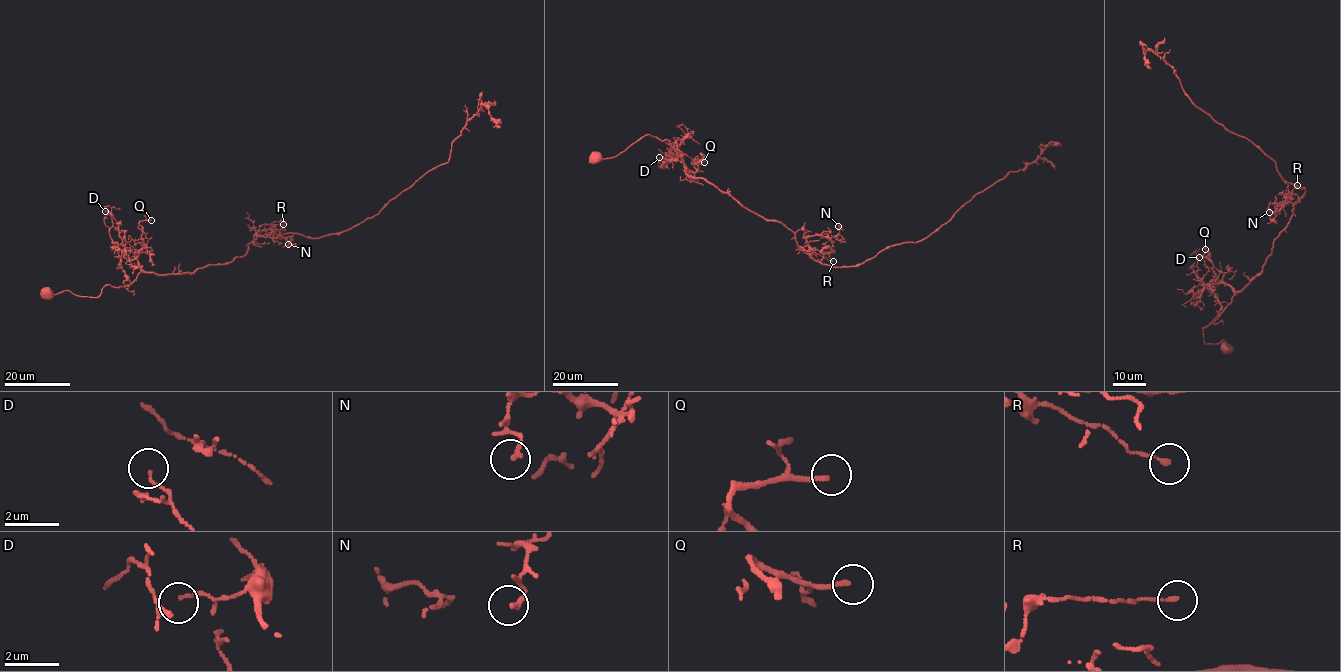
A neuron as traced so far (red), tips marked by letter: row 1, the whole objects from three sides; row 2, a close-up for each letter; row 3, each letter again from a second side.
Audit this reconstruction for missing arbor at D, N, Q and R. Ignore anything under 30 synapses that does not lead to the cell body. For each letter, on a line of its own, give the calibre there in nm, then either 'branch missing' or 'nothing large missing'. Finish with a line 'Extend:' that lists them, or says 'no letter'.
D: calibre 100 nm; nothing large missing
N: calibre 160 nm; nothing large missing
Q: calibre 160 nm; nothing large missing
R: calibre 140 nm; nothing large missing
Extend: no letter

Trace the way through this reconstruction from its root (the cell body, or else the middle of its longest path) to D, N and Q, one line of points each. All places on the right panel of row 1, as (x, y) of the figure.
D: (1228, 348), (1224, 339), (1204, 341), (1202, 330), (1219, 316), (1221, 305), (1211, 286), (1213, 262), (1199, 257)
N: (1228, 348), (1224, 339), (1205, 343), (1202, 330), (1261, 270), (1293, 205), (1278, 210), (1272, 203), (1269, 212)
Q: (1228, 348), (1224, 339), (1204, 341), (1204, 327), (1234, 295), (1223, 273), (1203, 255), (1205, 249)

